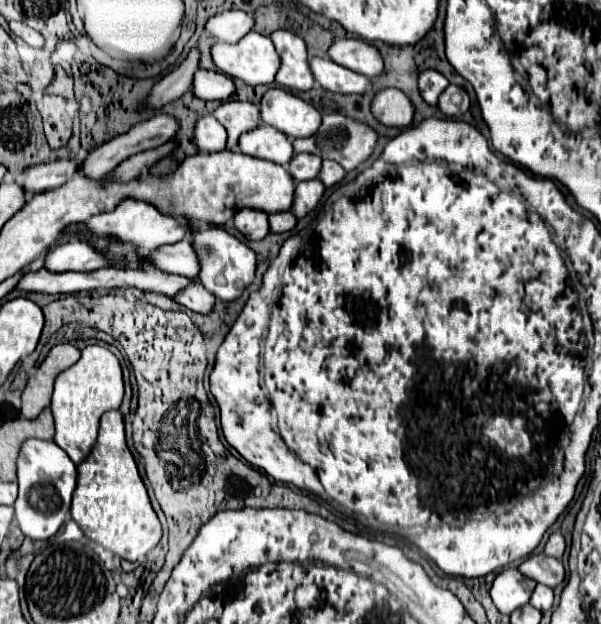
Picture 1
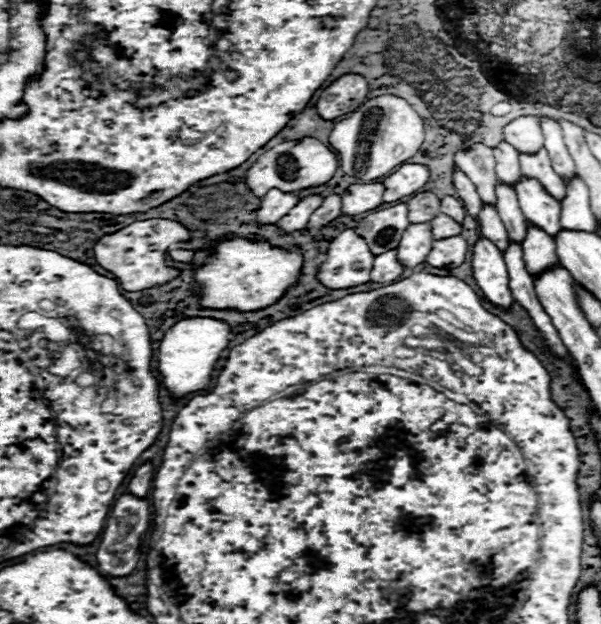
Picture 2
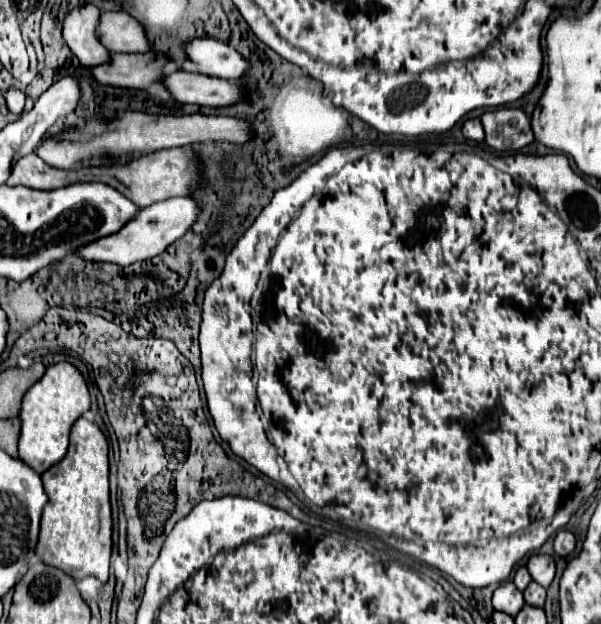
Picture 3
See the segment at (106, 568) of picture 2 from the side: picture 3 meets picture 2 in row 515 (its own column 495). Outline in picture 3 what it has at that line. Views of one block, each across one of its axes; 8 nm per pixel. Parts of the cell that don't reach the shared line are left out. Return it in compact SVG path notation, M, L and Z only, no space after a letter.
M500 108L482 116L486 144L498 152L520 150L534 140L528 116L518 108Z

